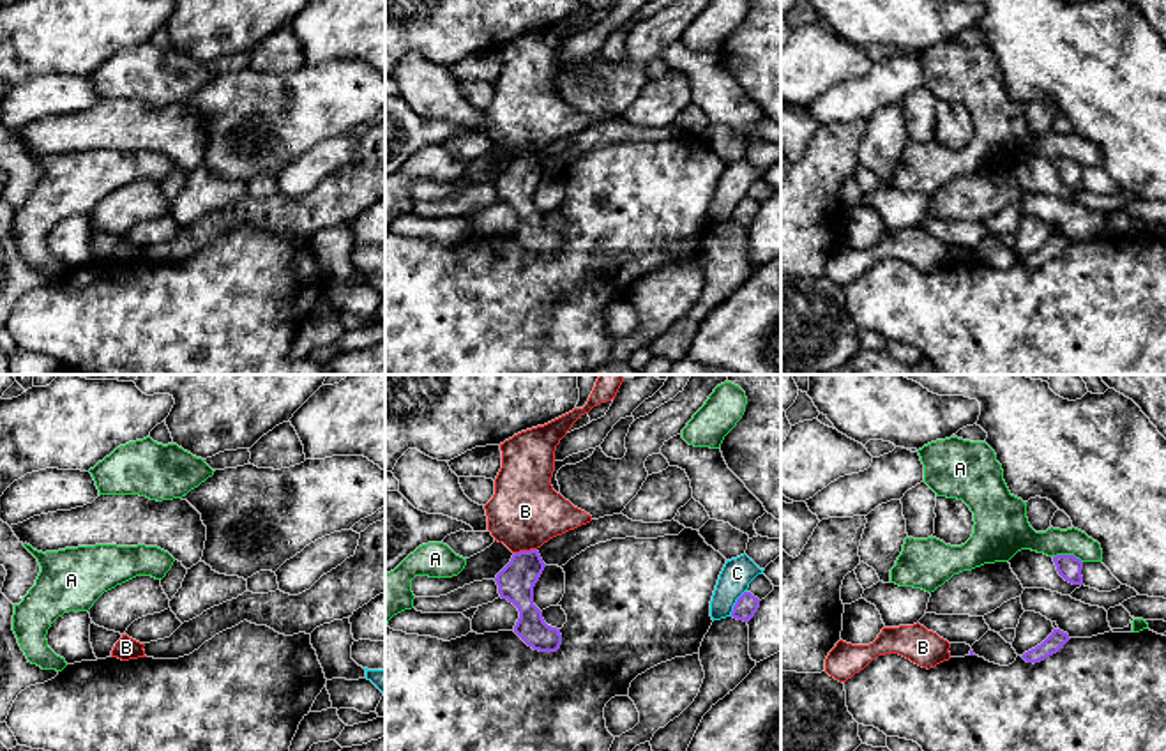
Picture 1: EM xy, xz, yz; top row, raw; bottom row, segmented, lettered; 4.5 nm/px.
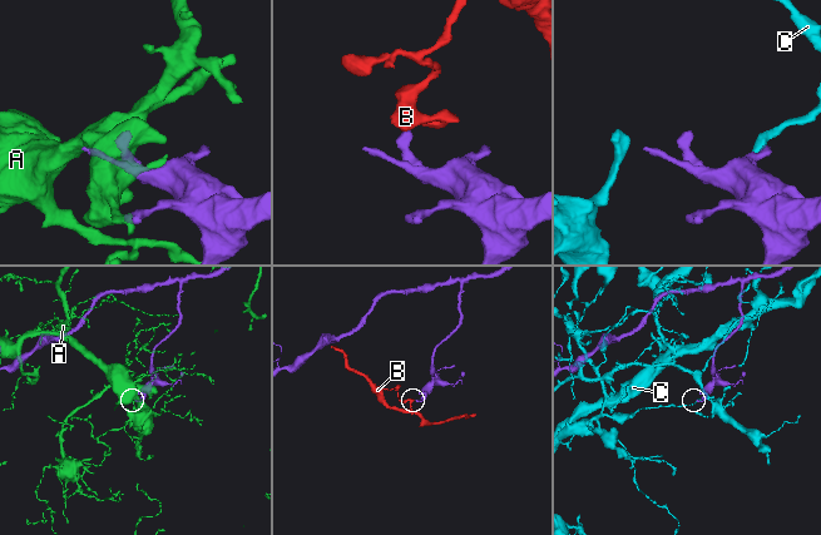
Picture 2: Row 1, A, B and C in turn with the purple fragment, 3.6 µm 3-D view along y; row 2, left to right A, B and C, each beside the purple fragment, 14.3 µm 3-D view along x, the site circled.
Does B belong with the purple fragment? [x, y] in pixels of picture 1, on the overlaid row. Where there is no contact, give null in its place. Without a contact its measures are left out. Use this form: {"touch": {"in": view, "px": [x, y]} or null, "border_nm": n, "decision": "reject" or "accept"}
{"touch": {"in": "xz", "px": [525, 552]}, "border_nm": 110, "decision": "reject"}

